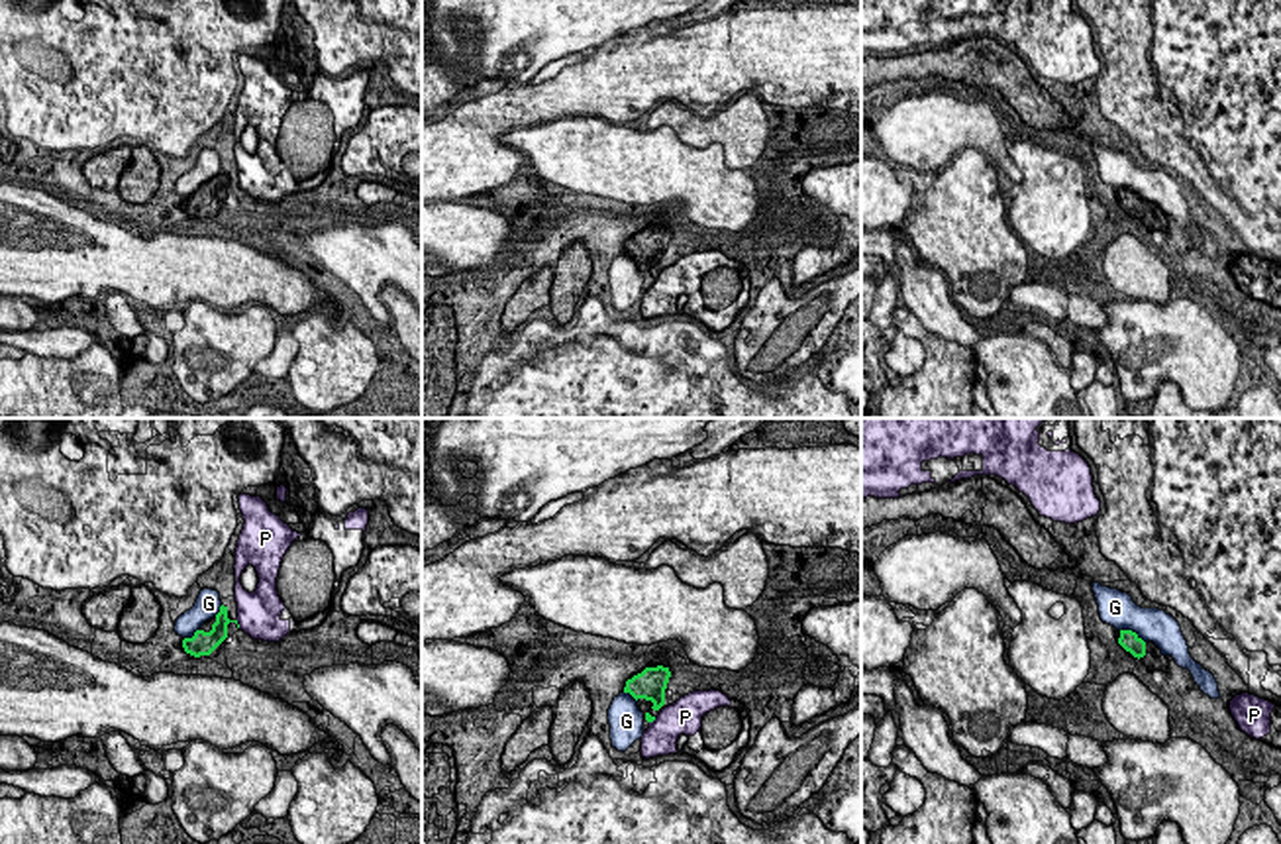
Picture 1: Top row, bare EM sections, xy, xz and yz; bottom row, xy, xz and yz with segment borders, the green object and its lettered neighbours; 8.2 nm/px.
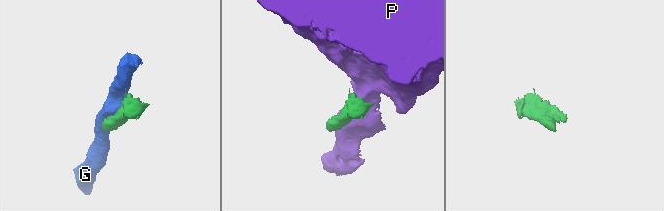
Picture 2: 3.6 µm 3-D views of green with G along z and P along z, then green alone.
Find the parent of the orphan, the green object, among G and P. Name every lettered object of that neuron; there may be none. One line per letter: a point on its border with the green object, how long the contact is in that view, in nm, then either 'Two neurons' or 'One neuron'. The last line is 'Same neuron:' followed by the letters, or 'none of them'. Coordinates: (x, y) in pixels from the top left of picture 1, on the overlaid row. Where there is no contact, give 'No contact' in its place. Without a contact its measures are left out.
G: Touches green at yz (1130, 631). Shared border 240 nm. Two neurons
P: Touches green at xy (238, 625). Shared border 70 nm. Two neurons
Same neuron: none of them

